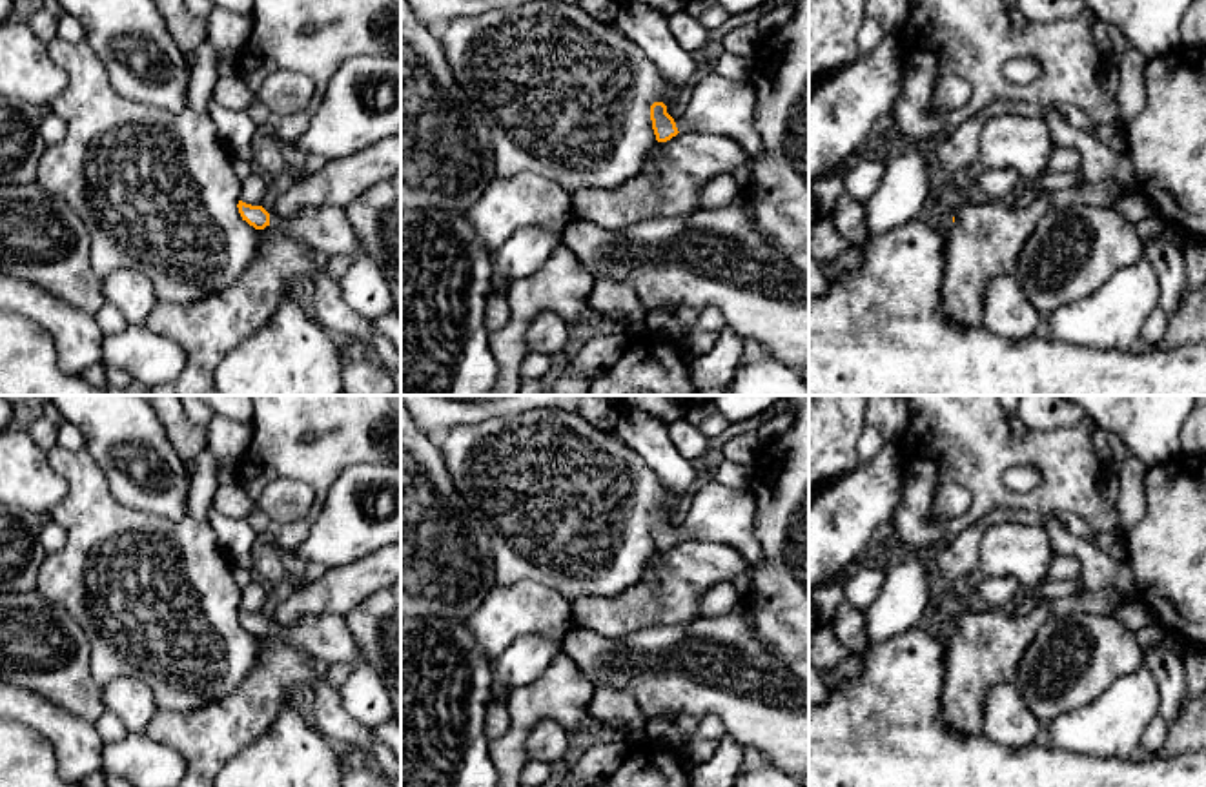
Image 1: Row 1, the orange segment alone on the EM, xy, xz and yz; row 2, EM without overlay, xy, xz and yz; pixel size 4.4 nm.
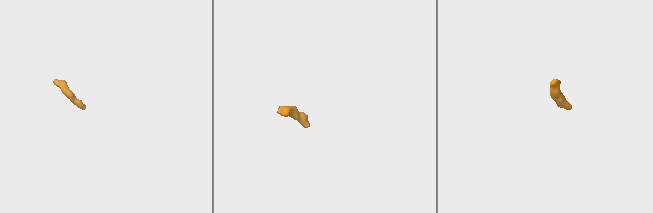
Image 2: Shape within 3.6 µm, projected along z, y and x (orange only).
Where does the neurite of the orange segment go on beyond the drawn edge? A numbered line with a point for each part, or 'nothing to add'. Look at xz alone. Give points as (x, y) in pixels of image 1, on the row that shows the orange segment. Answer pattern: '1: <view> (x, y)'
1: xz (715, 104)

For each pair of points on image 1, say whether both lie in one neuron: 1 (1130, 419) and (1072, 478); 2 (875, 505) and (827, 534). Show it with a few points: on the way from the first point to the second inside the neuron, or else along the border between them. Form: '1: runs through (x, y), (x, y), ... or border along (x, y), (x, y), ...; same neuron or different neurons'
1: border along (1088, 416), (1097, 425); different neurons
2: runs through (864, 505), (838, 531); same neuron

